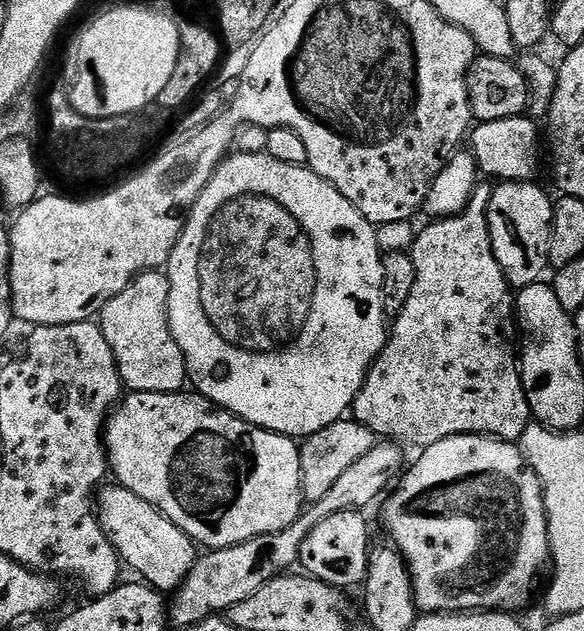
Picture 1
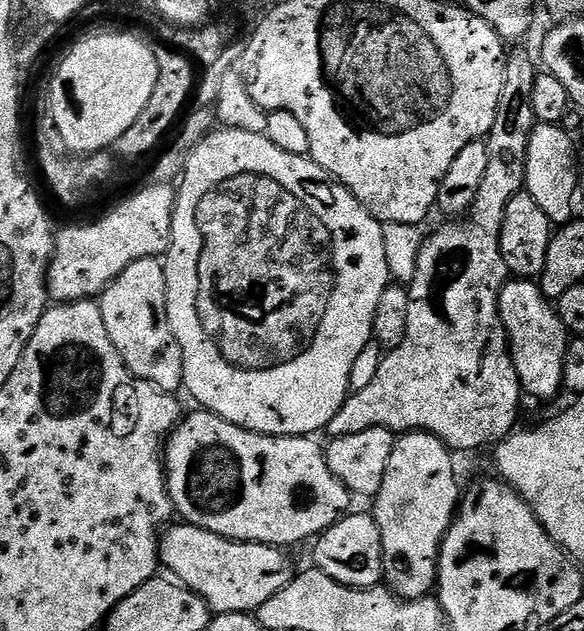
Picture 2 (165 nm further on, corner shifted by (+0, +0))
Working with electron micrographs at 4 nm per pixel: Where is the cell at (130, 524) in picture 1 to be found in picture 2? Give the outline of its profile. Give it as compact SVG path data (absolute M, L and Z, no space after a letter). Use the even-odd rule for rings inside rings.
M183 522L173 523L160 538L161 565L165 569L168 567L173 572L171 575L185 588L197 592L216 614L255 613L266 598L272 598L282 590L282 586L290 583L294 567L284 552L287 551L271 544L243 544L227 540L218 534L210 534L210 530Z

